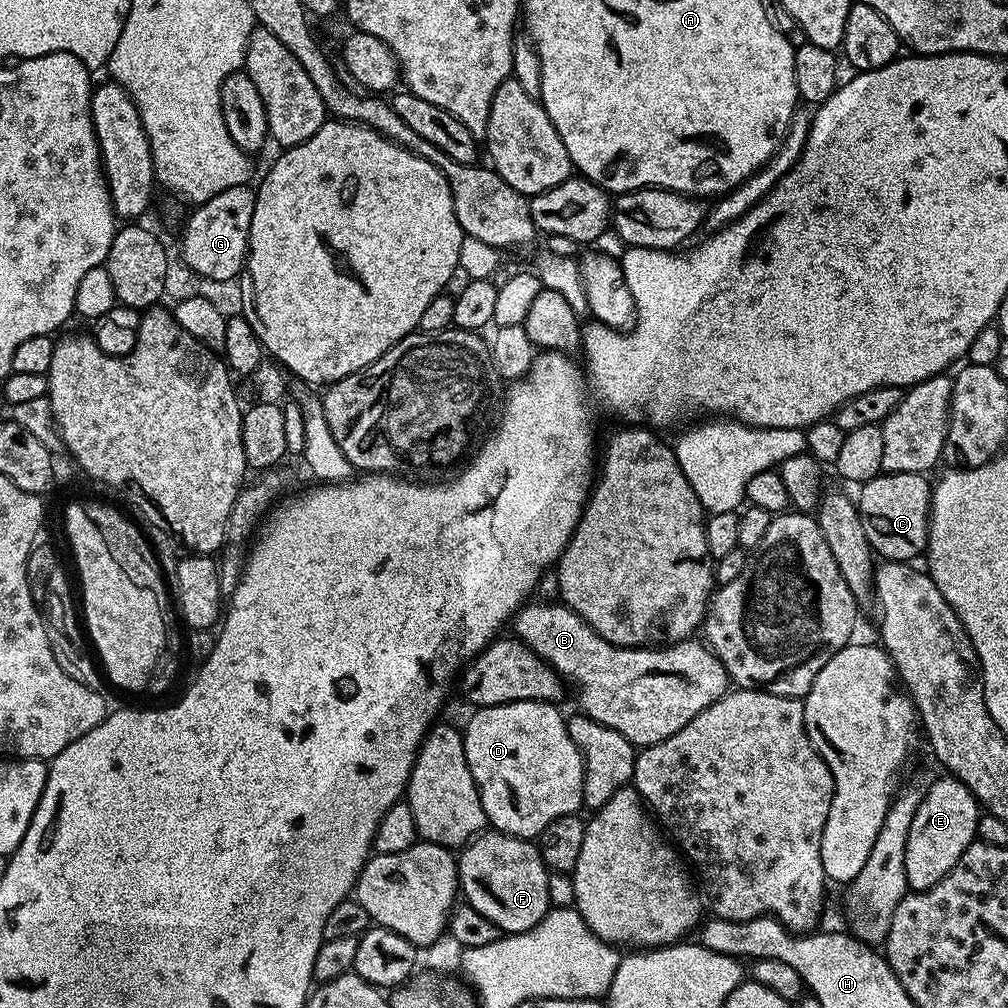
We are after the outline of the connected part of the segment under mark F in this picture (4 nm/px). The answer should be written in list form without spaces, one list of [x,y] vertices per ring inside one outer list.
[[[485,830],[464,845],[458,856],[460,869],[460,887],[463,899],[478,913],[500,928],[501,933],[511,934],[525,932],[550,911],[548,901],[548,877],[550,870],[544,865],[539,847],[532,840],[520,840],[516,836],[508,836],[505,832]]]

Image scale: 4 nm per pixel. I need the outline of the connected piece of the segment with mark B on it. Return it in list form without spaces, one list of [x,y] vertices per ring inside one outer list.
[[[525,603],[514,616],[515,635],[520,643],[534,650],[571,687],[576,687],[583,715],[618,730],[634,746],[648,748],[678,734],[686,722],[729,691],[728,672],[712,649],[699,639],[679,640],[667,646],[619,648],[598,635],[567,604],[532,603]]]

